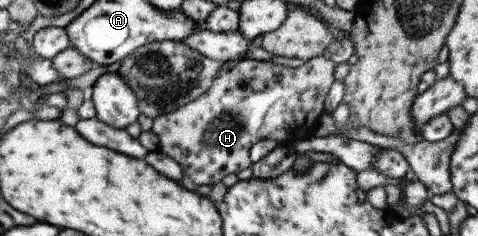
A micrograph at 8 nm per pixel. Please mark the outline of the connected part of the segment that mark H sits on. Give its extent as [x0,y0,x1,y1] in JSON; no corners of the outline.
[152,56,335,191]

